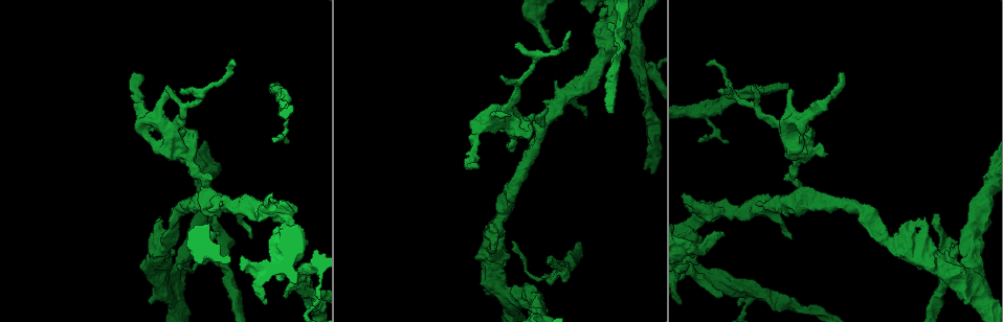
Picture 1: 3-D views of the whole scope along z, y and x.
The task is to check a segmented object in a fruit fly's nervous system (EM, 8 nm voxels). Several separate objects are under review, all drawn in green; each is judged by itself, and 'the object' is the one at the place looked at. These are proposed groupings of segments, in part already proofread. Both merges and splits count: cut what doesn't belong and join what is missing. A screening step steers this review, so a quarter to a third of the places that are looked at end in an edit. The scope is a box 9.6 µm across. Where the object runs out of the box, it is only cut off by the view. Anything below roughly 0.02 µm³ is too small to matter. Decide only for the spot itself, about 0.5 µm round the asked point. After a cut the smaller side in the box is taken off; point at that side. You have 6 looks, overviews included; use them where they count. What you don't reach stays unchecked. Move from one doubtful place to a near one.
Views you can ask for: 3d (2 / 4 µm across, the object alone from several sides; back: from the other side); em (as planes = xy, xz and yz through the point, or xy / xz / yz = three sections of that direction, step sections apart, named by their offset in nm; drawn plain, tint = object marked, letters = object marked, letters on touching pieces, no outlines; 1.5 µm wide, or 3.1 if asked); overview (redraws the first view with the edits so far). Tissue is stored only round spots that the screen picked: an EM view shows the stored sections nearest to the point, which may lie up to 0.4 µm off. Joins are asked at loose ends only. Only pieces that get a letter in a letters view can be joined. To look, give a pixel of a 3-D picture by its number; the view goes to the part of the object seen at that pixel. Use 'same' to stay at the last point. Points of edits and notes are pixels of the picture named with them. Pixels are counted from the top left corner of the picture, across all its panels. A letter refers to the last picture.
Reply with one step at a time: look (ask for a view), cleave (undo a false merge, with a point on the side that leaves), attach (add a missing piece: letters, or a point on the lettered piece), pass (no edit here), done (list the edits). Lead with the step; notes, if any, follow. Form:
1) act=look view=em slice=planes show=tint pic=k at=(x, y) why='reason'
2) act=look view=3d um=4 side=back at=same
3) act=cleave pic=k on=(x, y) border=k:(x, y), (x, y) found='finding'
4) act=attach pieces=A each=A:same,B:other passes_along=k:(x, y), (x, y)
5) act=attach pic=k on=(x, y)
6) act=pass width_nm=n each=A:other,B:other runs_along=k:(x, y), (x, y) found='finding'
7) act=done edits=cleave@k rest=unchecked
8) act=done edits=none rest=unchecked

act=look view=3d um=2 pic=1 at=(554, 46) why='an open end'

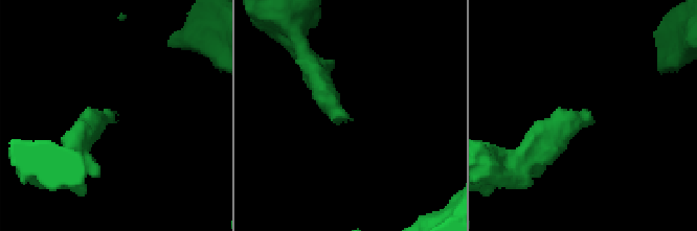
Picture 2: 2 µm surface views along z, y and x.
act=look view=em slice=xy step=8 show=tint pic=2 at=(592, 123)

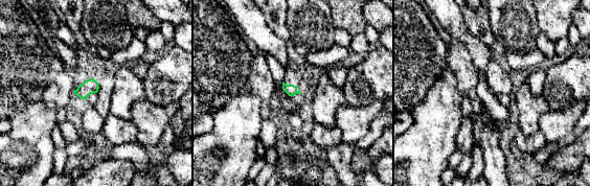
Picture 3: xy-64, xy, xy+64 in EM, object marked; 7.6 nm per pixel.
act=look view=em slice=planes show=letters at=same why='cut it another way'

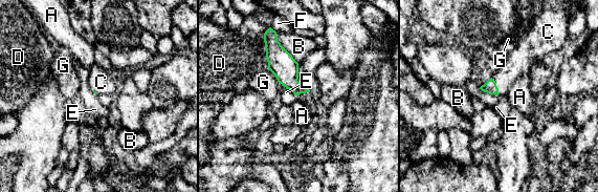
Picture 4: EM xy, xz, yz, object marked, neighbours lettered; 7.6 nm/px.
act=attach pieces=C longest_contact=B:300nm each=A:other,B:other,C:same,D:other,E:other,F:other,G:other passes_along=4:(490, 87), (496, 86), (518, 62) found='it goes on there'

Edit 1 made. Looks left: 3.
act=look view=overview

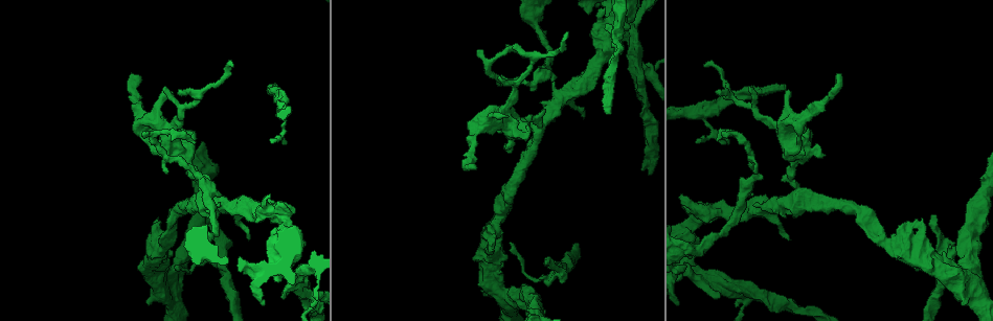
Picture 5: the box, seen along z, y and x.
act=look view=em slice=xy step=4 show=tint pic=5 at=(508, 153) why='an open end'

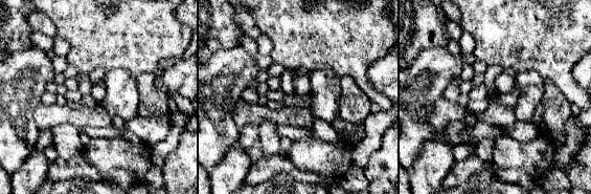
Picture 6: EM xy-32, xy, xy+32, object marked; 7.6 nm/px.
act=look view=em slice=xz step=4 show=letters at=same why='cut it another way'

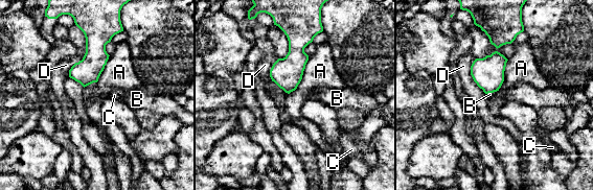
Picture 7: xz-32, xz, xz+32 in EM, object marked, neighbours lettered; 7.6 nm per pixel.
act=pass each=A:other,B:other,C:other,D:other border=7:(475, 58), (471, 76), (485, 94) found='none of them fits'

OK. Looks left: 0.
act=done edits=attach@4 rest=unchecked

